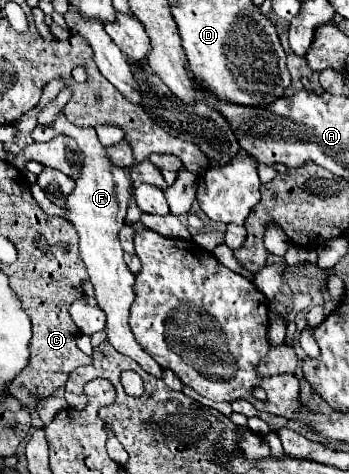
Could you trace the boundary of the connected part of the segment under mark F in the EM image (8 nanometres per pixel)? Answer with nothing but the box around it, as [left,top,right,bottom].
[49,111,161,377]

